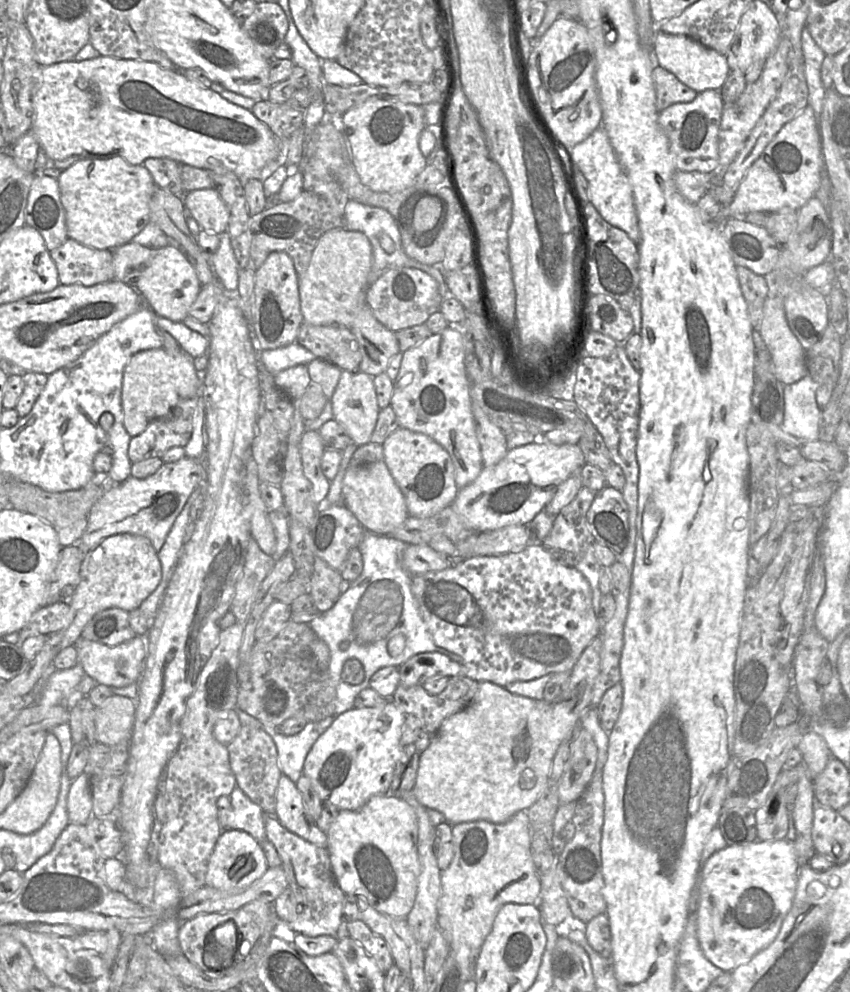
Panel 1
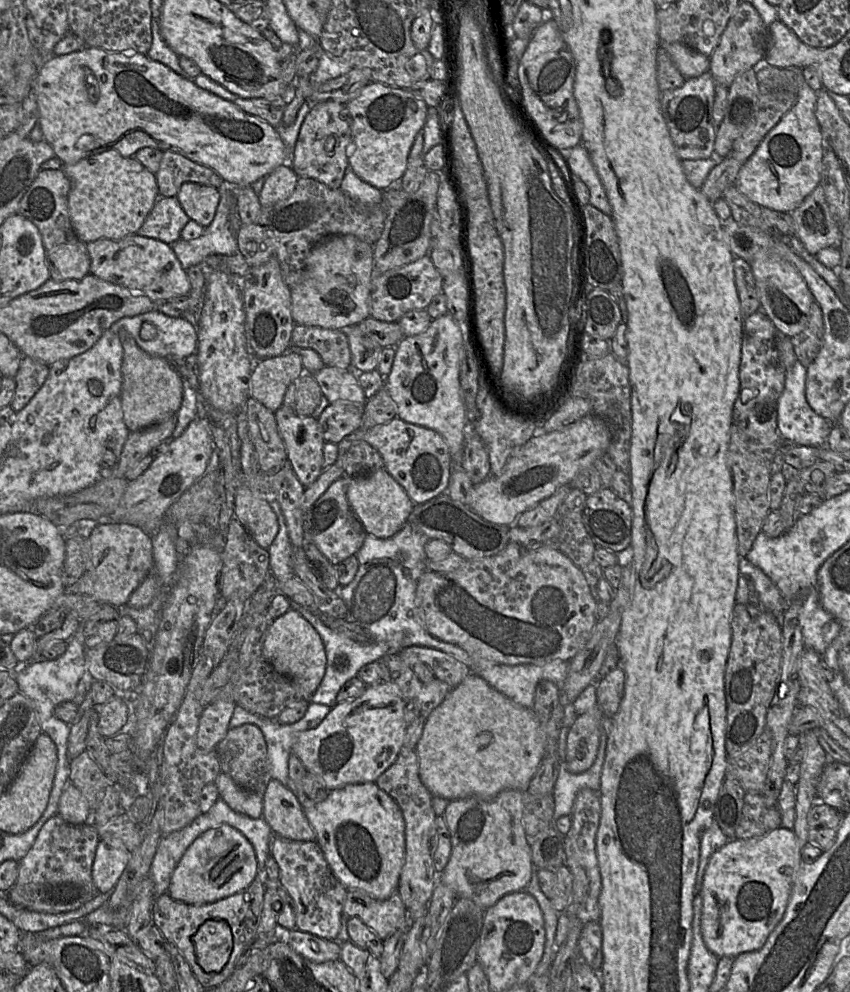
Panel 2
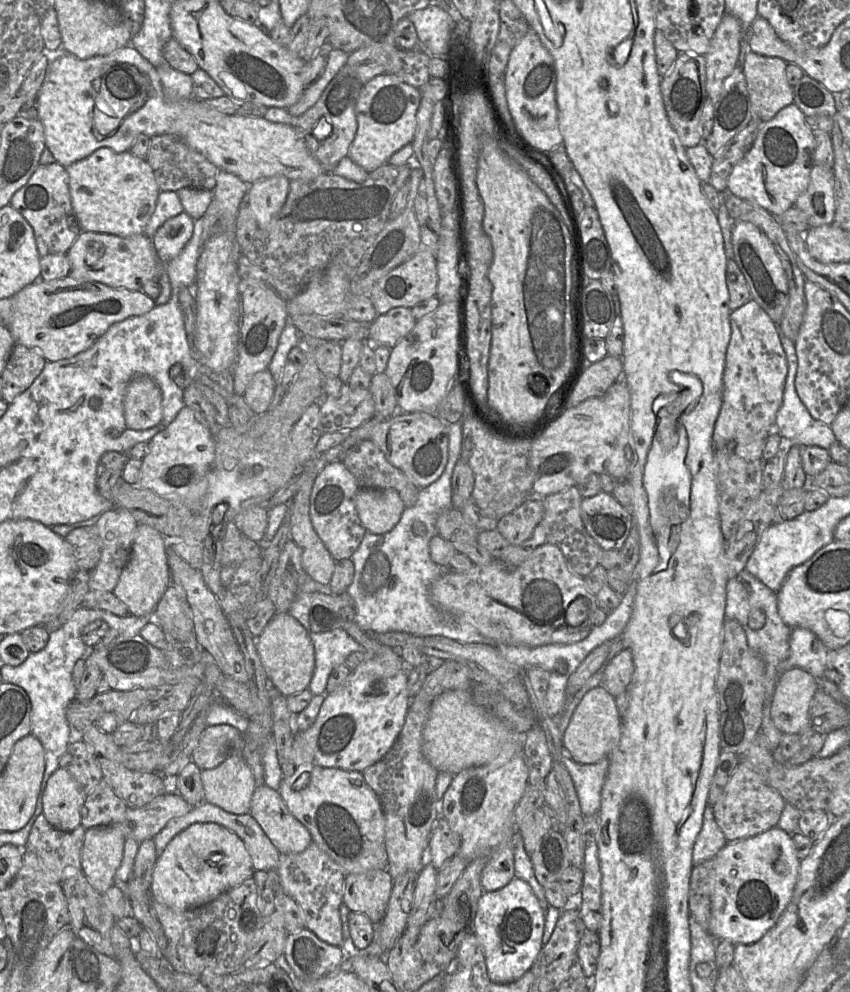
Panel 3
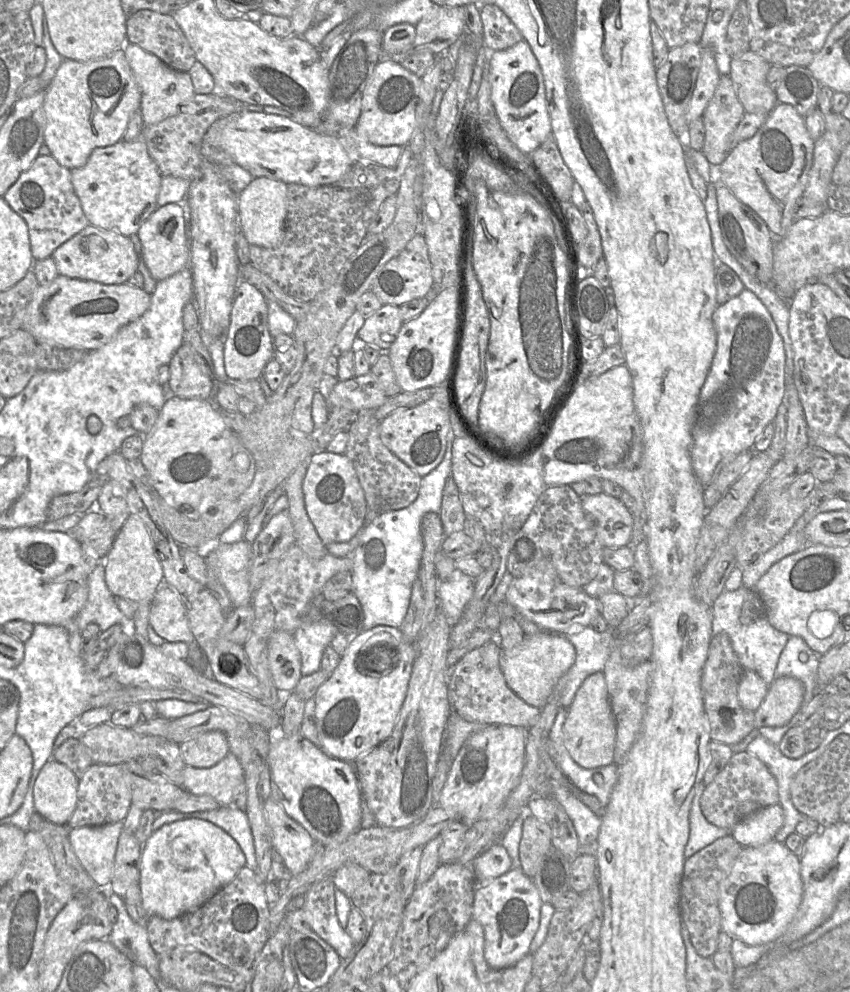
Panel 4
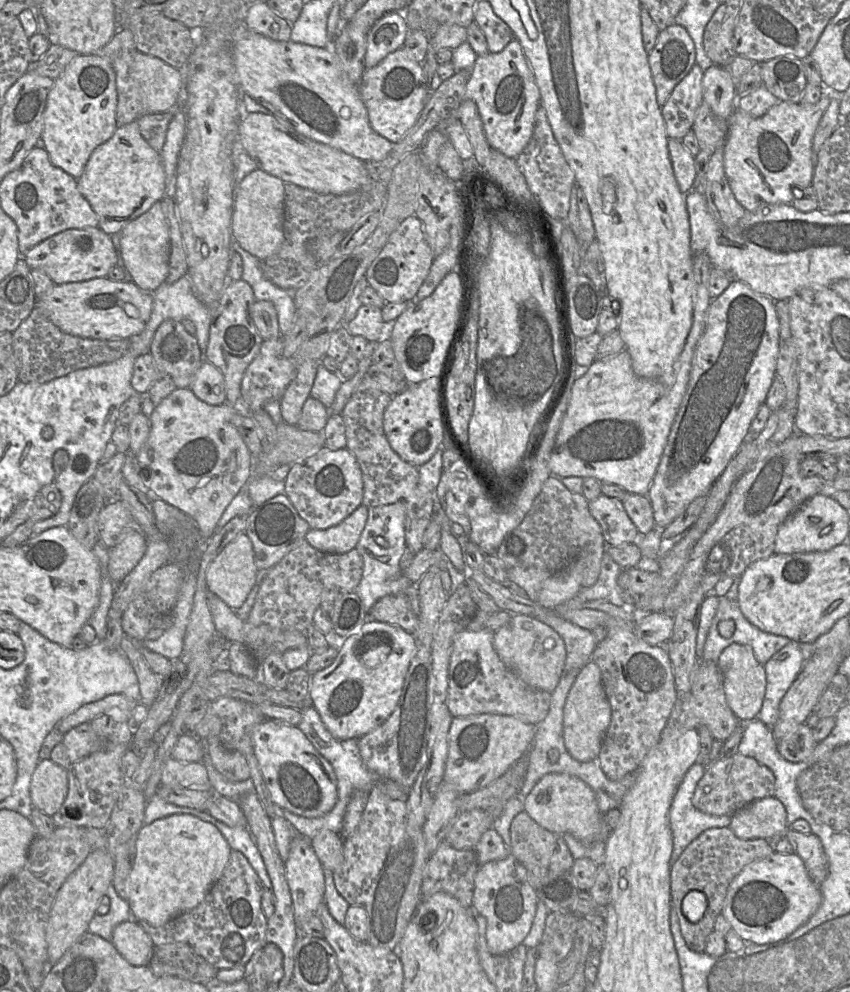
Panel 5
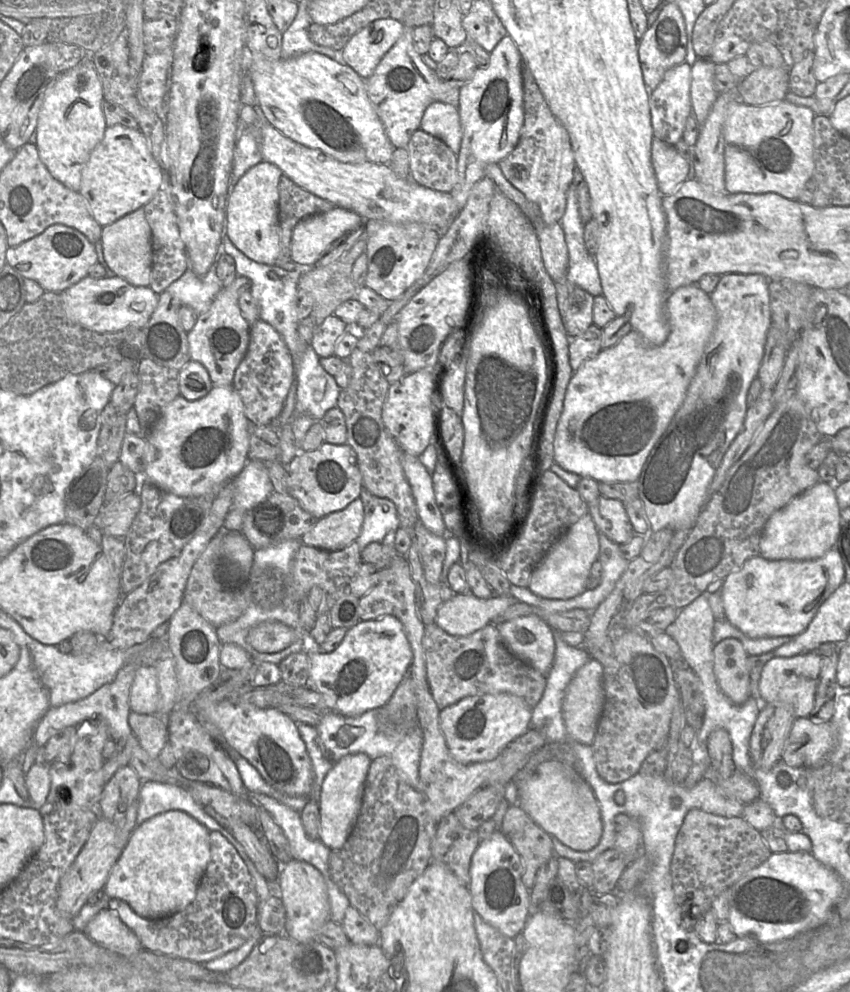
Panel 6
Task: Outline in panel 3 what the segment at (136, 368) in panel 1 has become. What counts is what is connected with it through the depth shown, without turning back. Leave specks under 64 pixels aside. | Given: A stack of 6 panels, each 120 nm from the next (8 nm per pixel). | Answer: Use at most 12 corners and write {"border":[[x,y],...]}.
{"border":[[150,377],[134,378],[123,404],[127,428],[161,424],[162,394]]}

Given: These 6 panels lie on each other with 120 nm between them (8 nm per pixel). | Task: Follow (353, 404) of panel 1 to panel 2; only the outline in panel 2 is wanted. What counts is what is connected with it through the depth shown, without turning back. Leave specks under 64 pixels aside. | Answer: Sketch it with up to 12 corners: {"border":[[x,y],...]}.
{"border":[[325,366],[314,376],[330,402],[366,405],[358,377]]}

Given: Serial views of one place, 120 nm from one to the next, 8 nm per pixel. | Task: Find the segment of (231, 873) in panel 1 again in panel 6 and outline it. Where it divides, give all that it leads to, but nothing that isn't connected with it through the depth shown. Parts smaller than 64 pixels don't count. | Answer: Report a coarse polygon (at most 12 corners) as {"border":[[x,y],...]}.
{"border":[[182,811],[130,836],[102,892],[146,919],[194,900],[209,829]]}

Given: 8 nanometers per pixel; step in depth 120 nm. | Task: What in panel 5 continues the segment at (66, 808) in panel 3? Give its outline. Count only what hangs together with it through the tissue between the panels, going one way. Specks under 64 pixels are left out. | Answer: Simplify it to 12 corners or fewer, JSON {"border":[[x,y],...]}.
{"border":[[39,761],[30,783],[33,807],[51,817],[67,792],[67,769]]}

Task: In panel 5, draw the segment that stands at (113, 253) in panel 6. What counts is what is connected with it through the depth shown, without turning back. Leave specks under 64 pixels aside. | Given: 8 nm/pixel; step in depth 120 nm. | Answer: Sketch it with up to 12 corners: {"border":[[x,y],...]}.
{"border":[[156,202],[111,235],[131,281],[154,293],[169,271]]}

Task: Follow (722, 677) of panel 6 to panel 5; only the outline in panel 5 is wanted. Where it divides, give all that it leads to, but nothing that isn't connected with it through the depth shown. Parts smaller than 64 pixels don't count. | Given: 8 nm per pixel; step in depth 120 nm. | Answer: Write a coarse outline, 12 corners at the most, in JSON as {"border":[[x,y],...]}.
{"border":[[749,646],[720,654],[726,700],[737,718],[758,716],[766,673]]}

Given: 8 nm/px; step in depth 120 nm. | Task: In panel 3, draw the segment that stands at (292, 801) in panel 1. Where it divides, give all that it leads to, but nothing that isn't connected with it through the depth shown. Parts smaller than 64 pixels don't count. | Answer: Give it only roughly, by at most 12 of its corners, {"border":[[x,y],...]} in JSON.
{"border":[[255,789],[249,814],[280,854],[303,852],[309,830],[278,790]]}

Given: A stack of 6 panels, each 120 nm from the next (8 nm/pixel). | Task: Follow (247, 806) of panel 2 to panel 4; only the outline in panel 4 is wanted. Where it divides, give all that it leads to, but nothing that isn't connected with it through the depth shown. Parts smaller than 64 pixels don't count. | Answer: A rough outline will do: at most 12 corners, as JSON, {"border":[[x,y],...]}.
{"border":[[229,753],[210,768],[186,765],[182,787],[232,806],[245,782]]}

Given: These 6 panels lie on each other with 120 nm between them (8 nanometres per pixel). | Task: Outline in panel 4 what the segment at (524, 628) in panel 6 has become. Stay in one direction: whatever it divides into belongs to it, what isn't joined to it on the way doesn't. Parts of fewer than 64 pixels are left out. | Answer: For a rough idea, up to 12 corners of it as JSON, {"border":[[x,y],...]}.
{"border":[[541,630],[502,650],[510,689],[543,708],[575,662],[564,634]]}

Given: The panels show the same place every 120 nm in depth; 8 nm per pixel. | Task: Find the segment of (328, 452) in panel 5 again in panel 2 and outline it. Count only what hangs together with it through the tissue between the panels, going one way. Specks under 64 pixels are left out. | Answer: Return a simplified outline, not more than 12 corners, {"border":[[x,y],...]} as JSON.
{"border":[[346,477],[306,512],[305,530],[334,566],[367,534],[348,503]]}

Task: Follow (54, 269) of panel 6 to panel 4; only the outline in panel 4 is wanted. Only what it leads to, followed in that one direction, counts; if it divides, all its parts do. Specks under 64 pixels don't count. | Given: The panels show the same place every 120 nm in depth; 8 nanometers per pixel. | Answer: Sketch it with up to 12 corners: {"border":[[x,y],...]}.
{"border":[[88,225],[52,254],[59,275],[104,285],[138,272],[133,242]]}

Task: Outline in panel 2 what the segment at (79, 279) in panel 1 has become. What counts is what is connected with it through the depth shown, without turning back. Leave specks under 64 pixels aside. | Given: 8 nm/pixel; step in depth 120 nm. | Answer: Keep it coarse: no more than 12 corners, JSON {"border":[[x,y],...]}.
{"border":[[79,239],[46,251],[50,280],[90,274]]}

